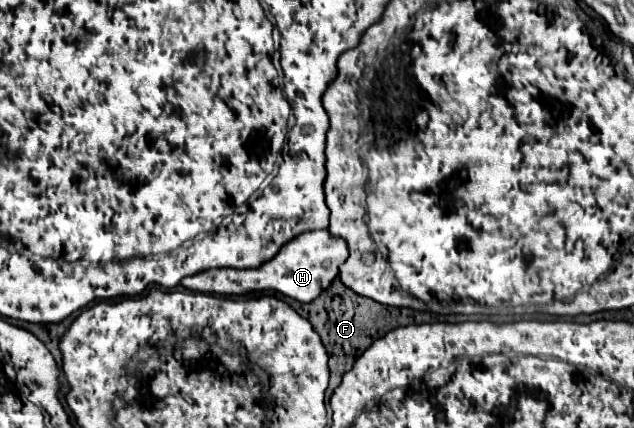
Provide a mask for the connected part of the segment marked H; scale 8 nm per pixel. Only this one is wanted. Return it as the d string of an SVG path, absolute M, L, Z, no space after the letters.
M328 229L302 233L300 237L288 241L270 261L264 261L258 269L208 269L186 277L182 285L200 293L222 293L222 295L242 295L250 291L278 291L286 297L298 299L302 303L314 301L338 275L342 261L348 257L348 245L342 237L334 237Z

